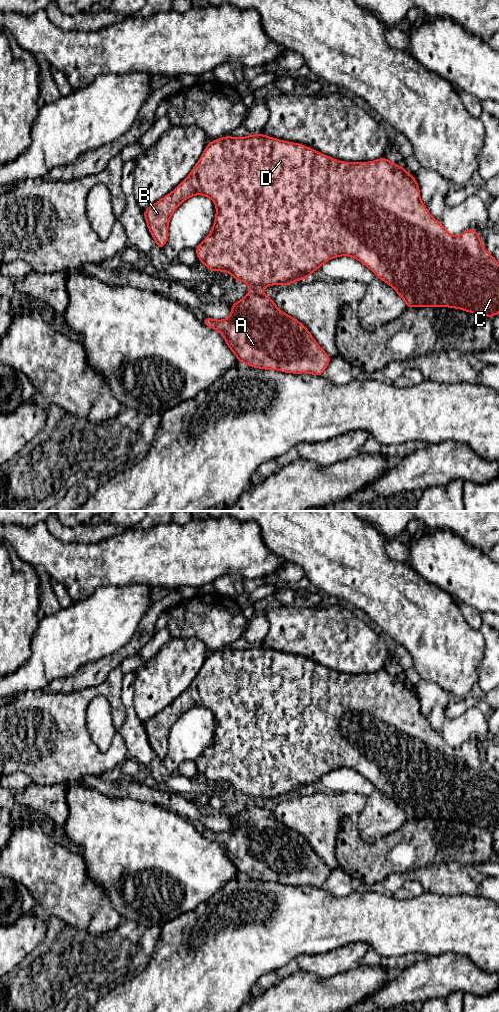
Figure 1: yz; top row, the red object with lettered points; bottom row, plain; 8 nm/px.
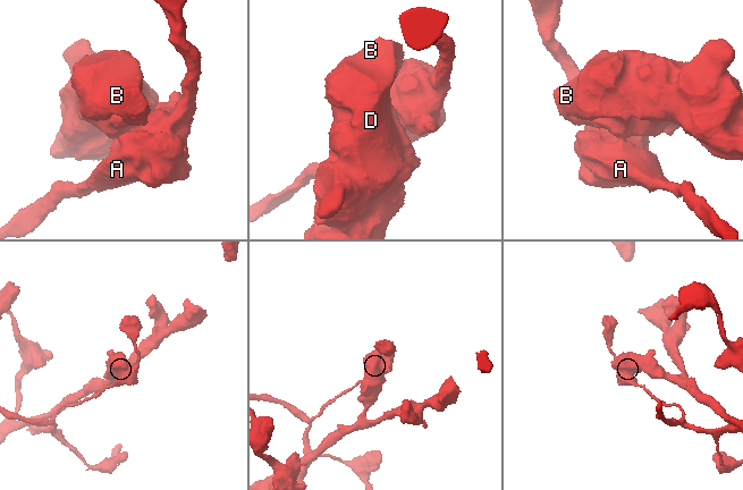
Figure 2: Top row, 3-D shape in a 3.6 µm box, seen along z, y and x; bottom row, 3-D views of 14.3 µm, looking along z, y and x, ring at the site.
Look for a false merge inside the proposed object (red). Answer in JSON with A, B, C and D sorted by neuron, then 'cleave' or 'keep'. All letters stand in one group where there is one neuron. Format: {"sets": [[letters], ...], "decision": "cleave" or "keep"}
{"sets": [["A"], ["B", "C", "D"]], "decision": "cleave"}

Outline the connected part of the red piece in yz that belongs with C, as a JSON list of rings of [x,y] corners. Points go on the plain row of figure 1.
[[[260,646],[235,650],[227,647],[209,654],[199,673],[192,680],[191,685],[169,706],[143,723],[147,739],[154,750],[157,761],[165,759],[168,753],[168,739],[171,727],[181,715],[194,707],[204,707],[212,711],[216,718],[216,728],[213,739],[208,748],[200,755],[195,764],[201,775],[208,782],[224,783],[231,786],[236,793],[246,795],[251,802],[262,802],[266,798],[289,797],[300,791],[310,789],[310,786],[332,770],[349,768],[368,779],[377,790],[389,796],[405,813],[406,819],[449,819],[457,820],[477,827],[484,827],[490,831],[499,825],[499,774],[488,765],[474,741],[468,741],[458,748],[452,748],[442,737],[434,731],[420,710],[420,701],[414,688],[404,679],[392,675],[385,669],[370,674],[344,674],[317,664],[300,655],[288,654]]]

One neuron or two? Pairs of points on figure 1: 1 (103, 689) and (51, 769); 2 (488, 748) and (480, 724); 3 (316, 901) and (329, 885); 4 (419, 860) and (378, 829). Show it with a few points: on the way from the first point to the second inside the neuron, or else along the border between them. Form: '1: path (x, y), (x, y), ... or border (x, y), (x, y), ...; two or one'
1: path (81, 702), (63, 720), (60, 747); one
2: border (488, 734), (484, 737), (478, 736), (474, 740); two
3: border (323, 887), (336, 896), (346, 896), (349, 894); two
4: border (407, 819), (393, 834); two

